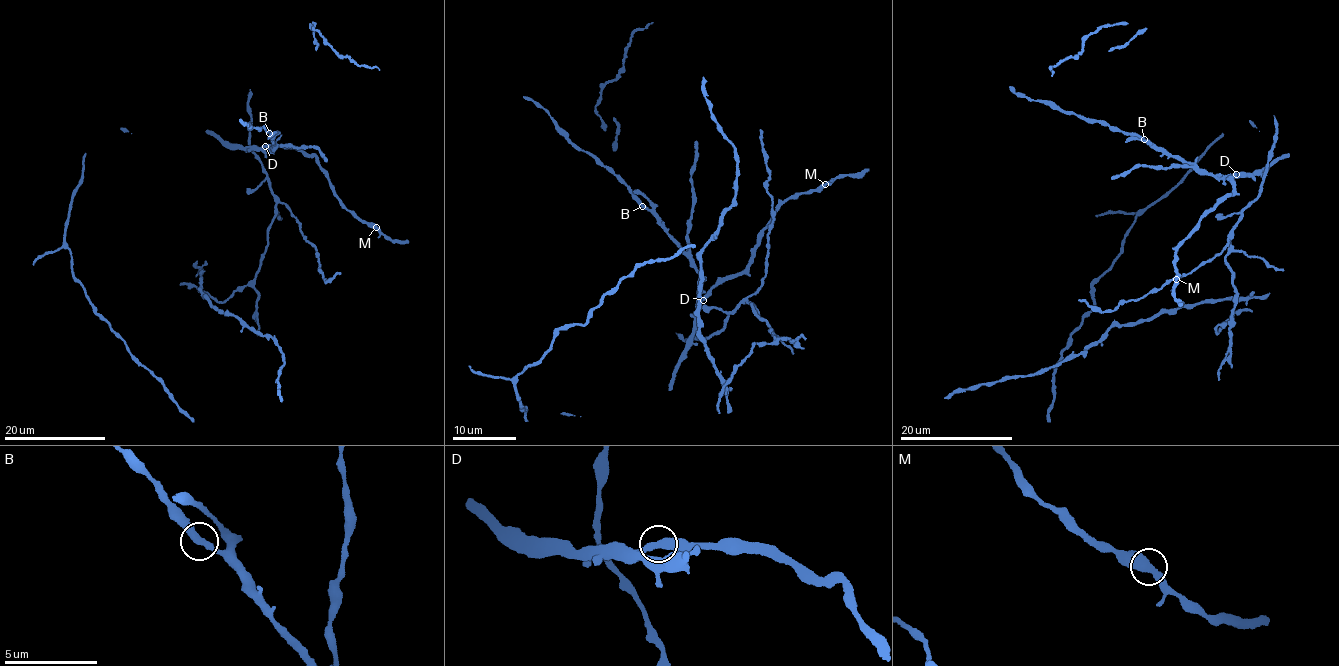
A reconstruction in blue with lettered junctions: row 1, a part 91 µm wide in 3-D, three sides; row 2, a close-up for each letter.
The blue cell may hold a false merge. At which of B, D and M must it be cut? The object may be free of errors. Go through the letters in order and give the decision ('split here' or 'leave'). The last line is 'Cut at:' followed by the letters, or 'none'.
B: leave
D: leave
M: leave
Cut at: none

